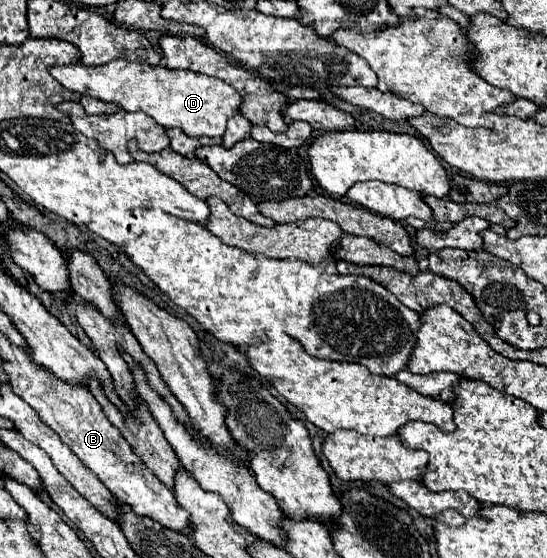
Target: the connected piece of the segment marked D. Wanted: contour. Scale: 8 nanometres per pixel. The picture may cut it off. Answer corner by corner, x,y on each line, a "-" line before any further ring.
116,59
116,61
110,61
110,63
100,65
100,67
88,67
88,65
82,65
82,63
54,65
54,67
50,67
50,75
70,91
76,91
80,95
90,95
90,97
102,99
106,103
116,103
124,111
144,111
158,125
162,125
166,129
168,127
178,127
190,137
202,137
202,135
222,137
228,117
236,115
236,109
242,103
242,97
228,83
222,83
220,79
200,75
200,73
194,73
194,71
166,69
162,65
152,67
152,65
144,65
144,63
130,63
126,59

